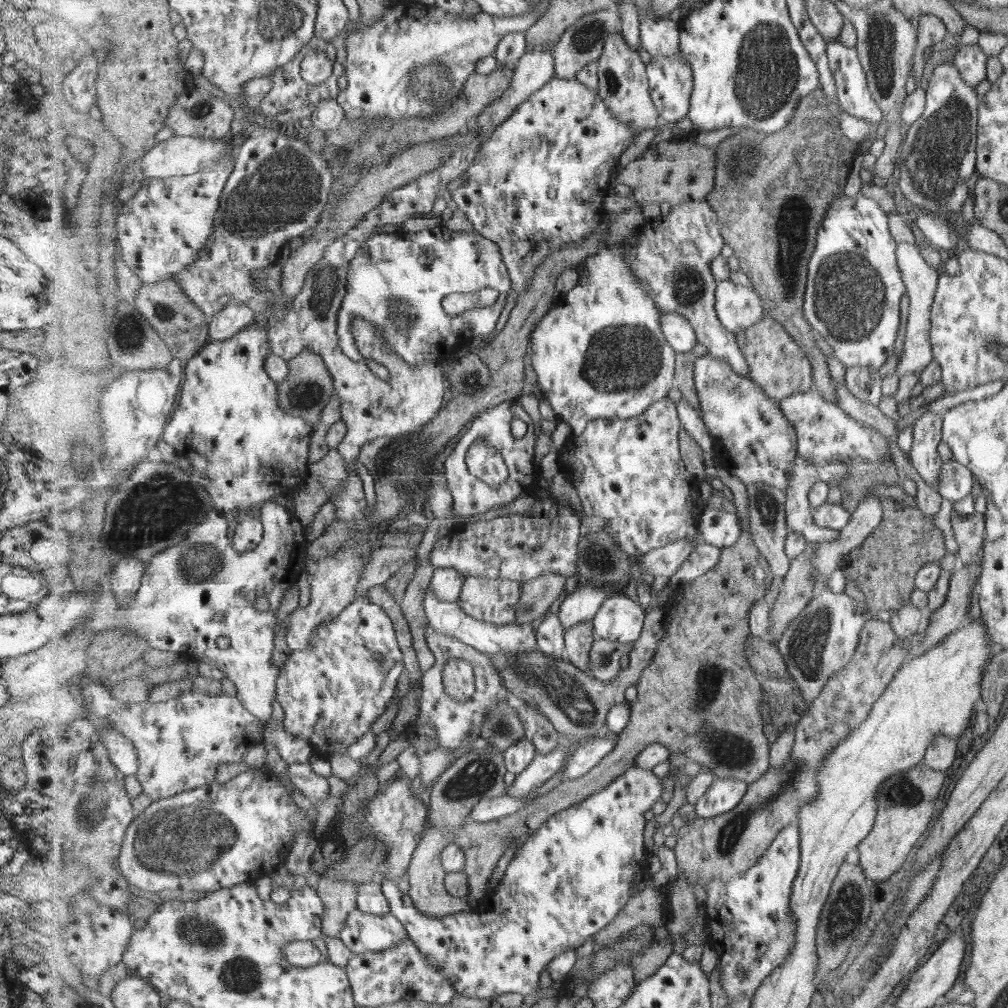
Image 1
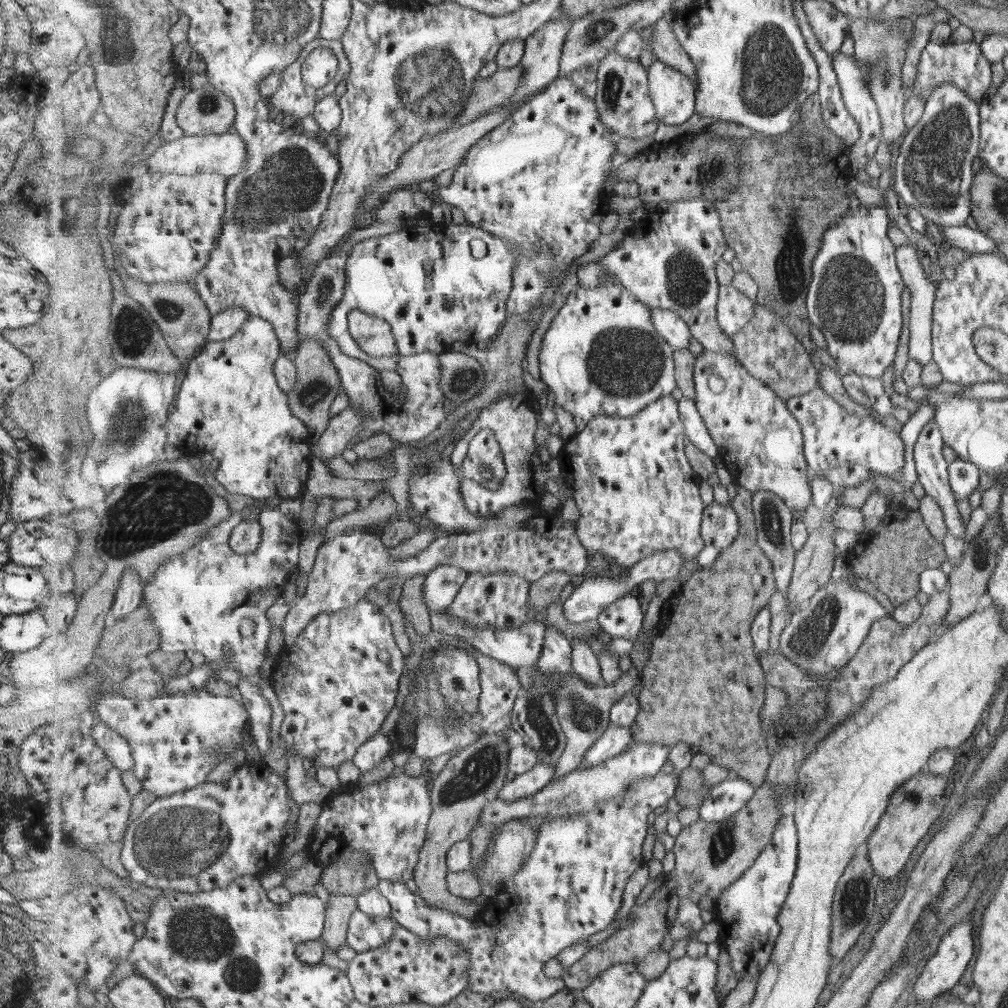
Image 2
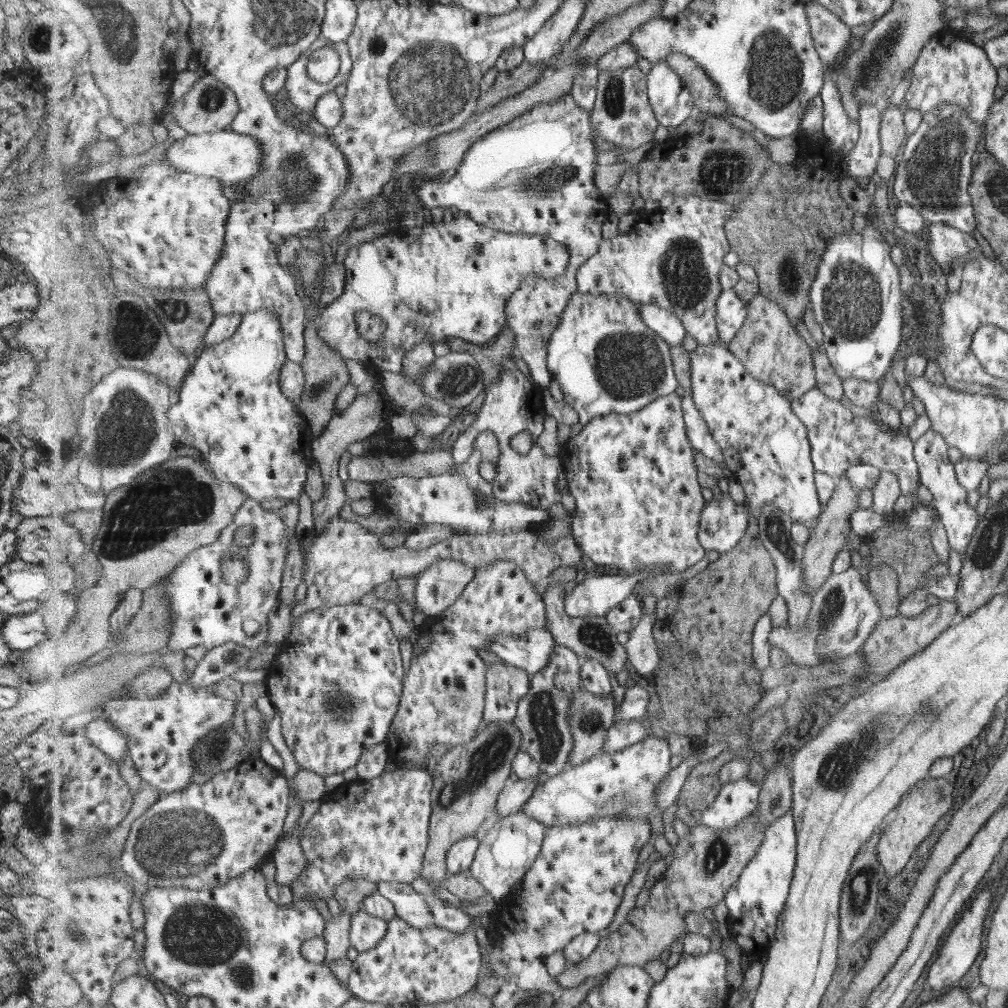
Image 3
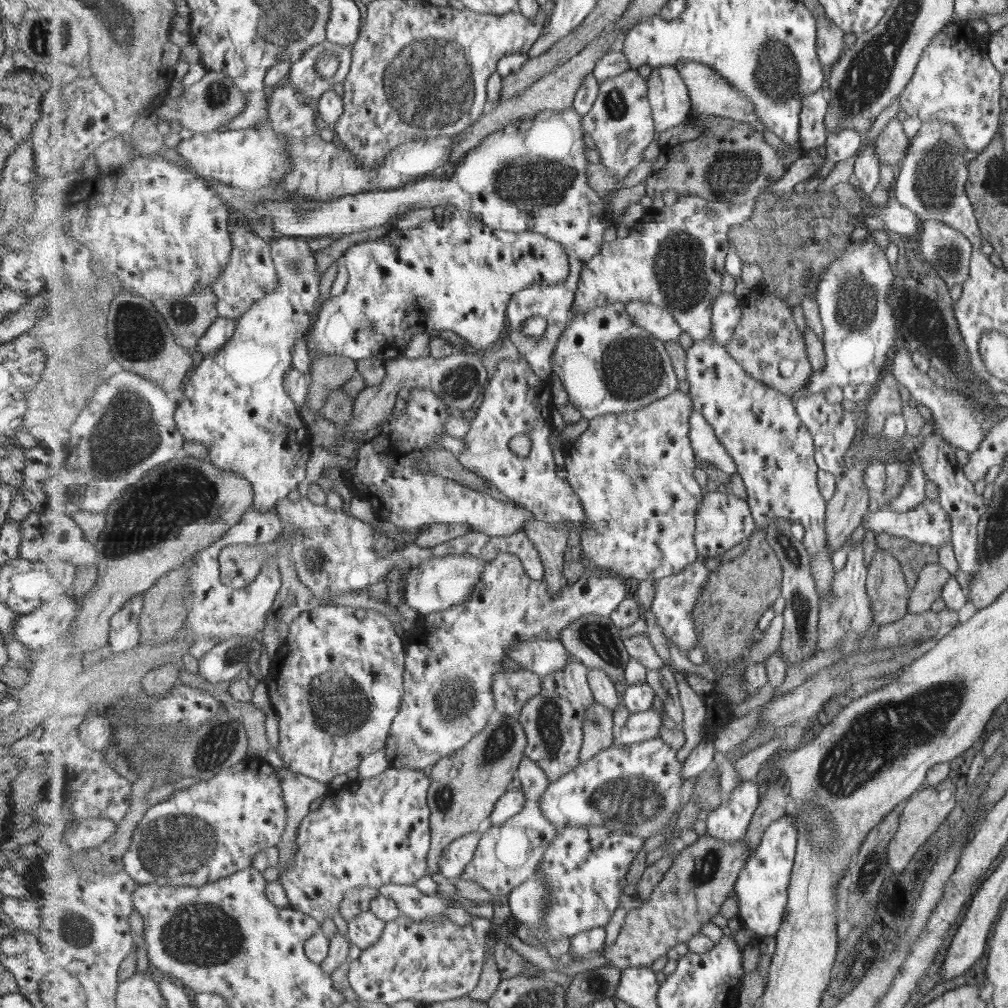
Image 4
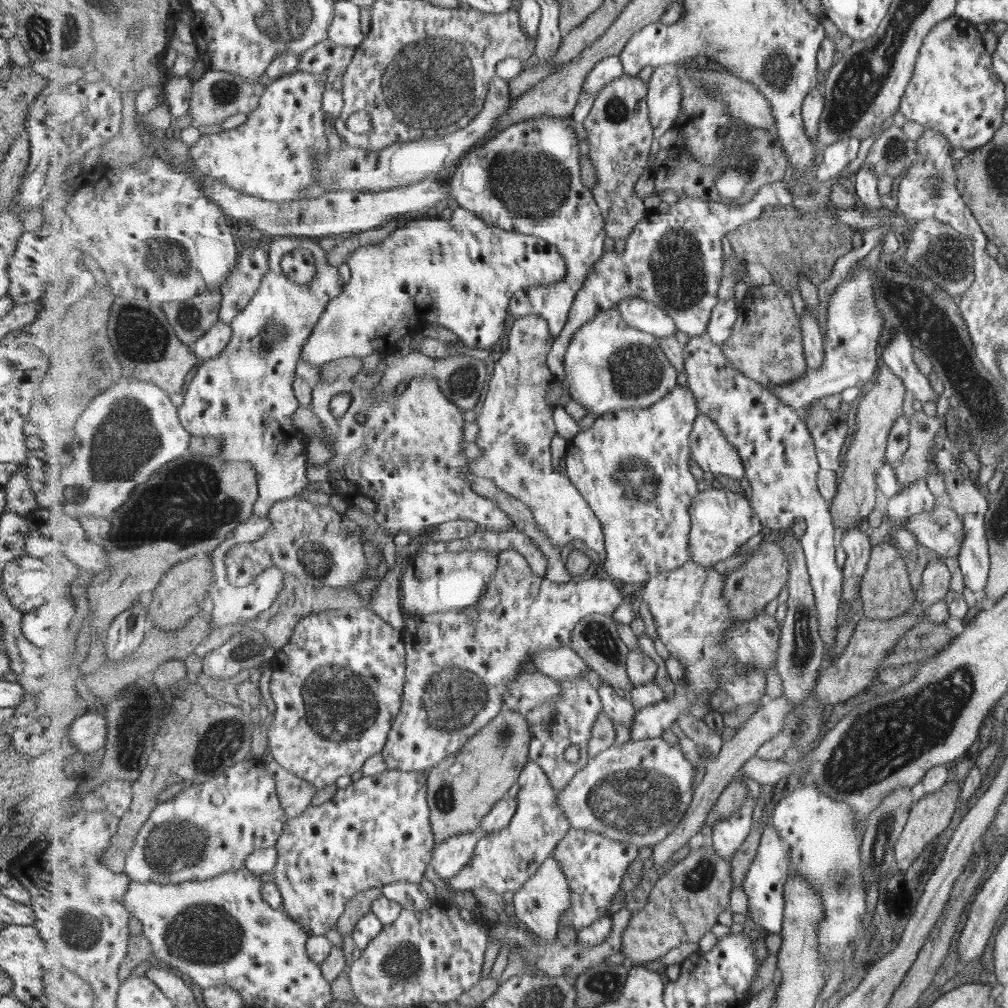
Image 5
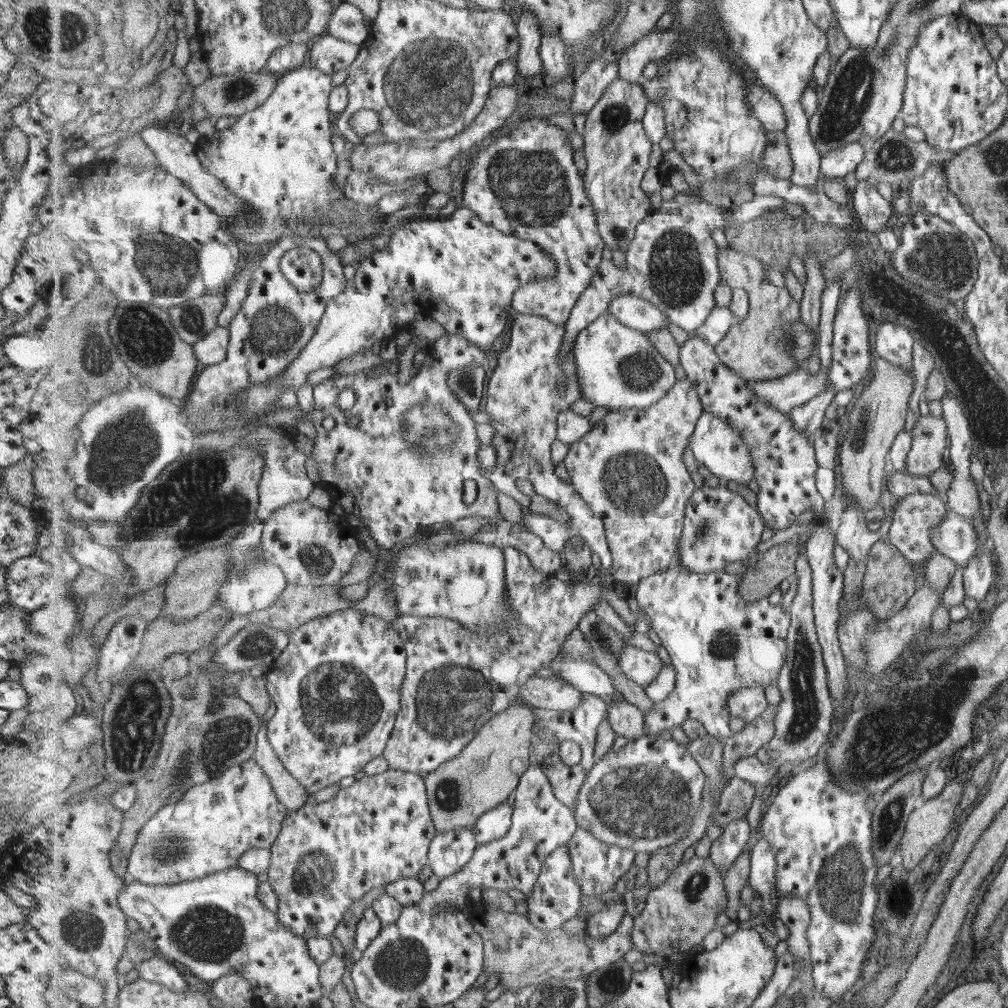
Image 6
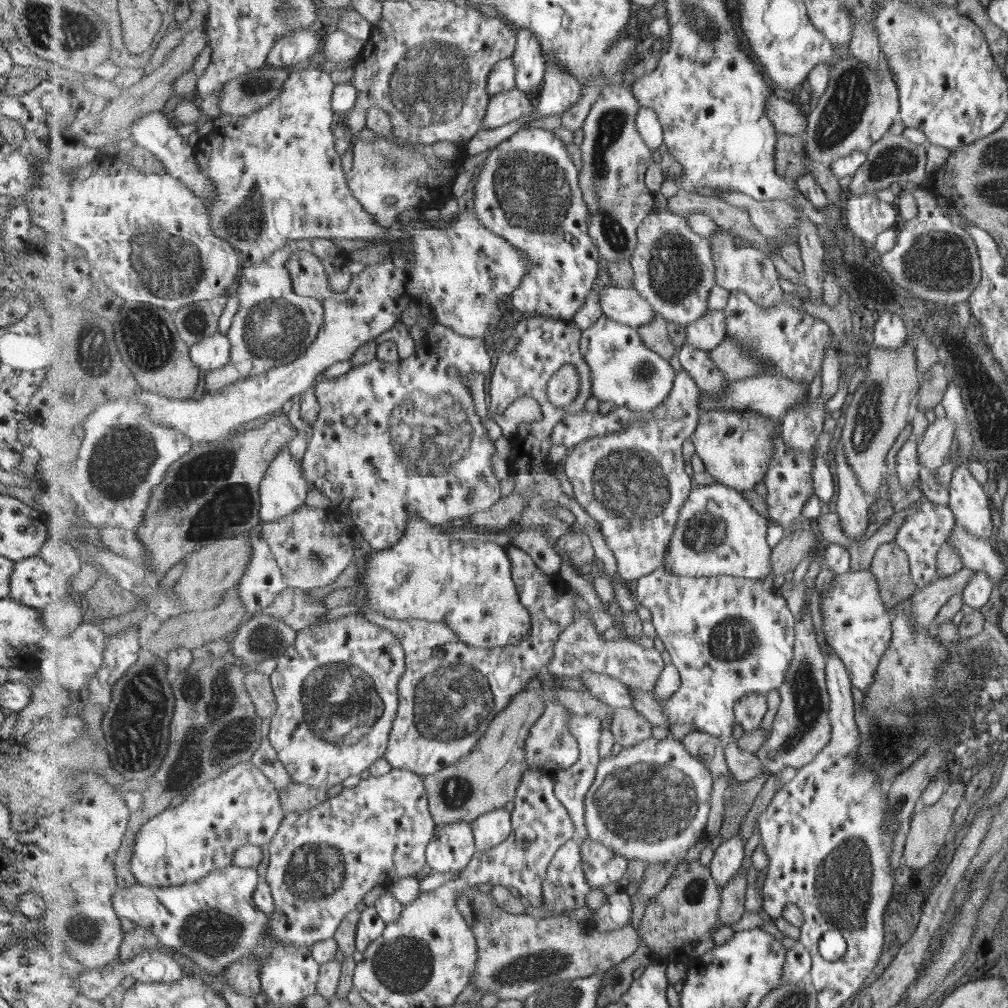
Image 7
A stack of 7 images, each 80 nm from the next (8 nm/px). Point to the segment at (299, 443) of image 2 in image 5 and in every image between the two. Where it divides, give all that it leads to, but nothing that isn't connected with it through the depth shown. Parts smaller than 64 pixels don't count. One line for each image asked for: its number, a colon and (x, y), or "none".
3: (231, 407)
4: (236, 404)
5: (244, 397)

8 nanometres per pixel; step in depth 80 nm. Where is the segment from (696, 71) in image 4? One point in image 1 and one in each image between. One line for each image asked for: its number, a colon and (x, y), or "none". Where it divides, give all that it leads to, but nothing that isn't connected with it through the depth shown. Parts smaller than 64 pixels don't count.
1: (660, 36)
2: (666, 47)
3: (706, 92)

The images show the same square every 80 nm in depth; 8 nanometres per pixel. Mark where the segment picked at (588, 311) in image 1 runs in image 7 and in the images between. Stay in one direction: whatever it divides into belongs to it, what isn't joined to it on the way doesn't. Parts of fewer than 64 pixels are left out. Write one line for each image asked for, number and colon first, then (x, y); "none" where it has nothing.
2: (601, 355)
3: (606, 360)
4: (608, 365)
5: (610, 366)
6: (619, 368)
7: (626, 372)

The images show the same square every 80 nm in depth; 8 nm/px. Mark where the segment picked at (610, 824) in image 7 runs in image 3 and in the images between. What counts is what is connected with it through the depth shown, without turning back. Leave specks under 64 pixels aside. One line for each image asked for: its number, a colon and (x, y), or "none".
3: (620, 783)
4: (637, 788)
5: (638, 793)
6: (643, 797)

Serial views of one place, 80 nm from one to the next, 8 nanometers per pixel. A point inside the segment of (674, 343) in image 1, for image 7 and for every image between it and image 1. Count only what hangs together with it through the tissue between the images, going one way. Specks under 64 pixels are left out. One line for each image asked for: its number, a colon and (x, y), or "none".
2: (671, 326)
3: (666, 324)
4: (662, 324)
5: (640, 314)
6: (635, 312)
7: (627, 306)

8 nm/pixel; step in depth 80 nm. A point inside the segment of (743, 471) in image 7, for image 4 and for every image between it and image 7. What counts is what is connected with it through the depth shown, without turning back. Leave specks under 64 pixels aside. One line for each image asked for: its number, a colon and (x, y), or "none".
4: (707, 447)
5: (712, 451)
6: (716, 444)

